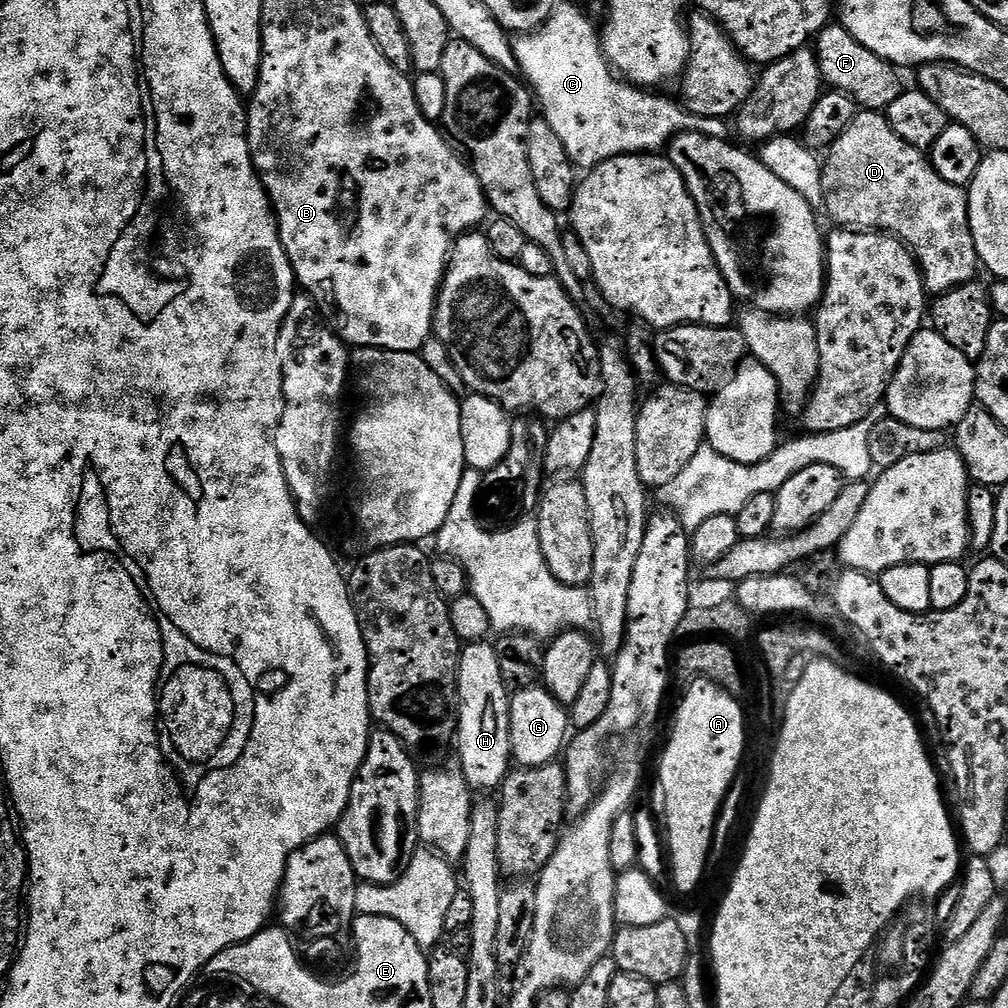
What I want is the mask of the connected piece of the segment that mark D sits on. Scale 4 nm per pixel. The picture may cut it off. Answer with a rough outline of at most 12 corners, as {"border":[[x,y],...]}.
{"border":[[857,111],[822,160],[833,225],[896,237],[925,293],[977,279],[967,191]]}

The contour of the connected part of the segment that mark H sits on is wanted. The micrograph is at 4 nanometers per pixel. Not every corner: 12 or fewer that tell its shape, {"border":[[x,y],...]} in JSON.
{"border":[[495,643],[460,649],[454,749],[466,782],[513,767],[510,690]]}

